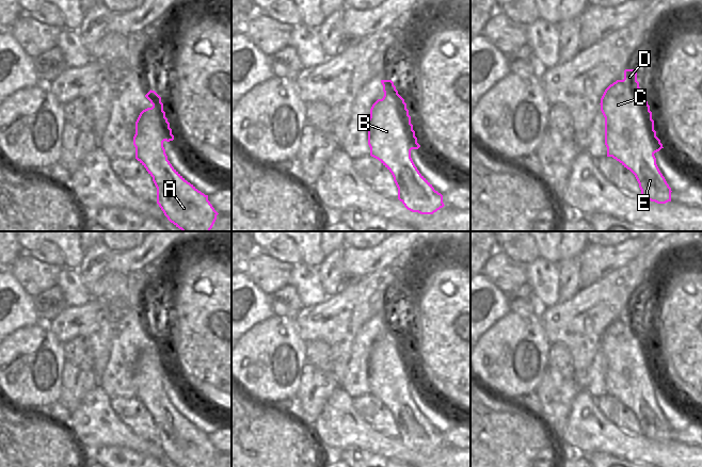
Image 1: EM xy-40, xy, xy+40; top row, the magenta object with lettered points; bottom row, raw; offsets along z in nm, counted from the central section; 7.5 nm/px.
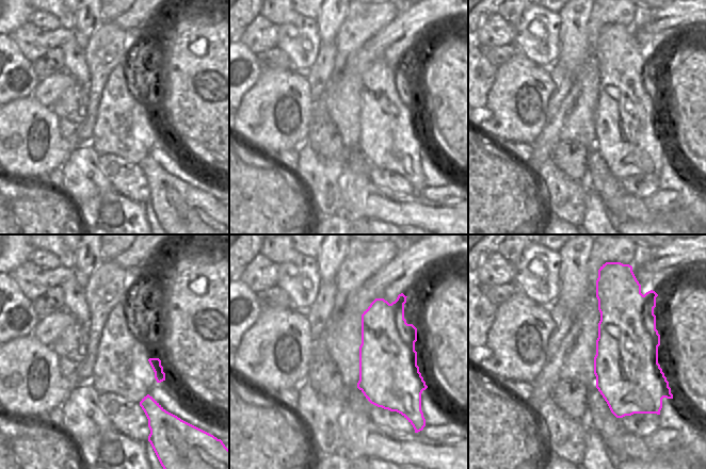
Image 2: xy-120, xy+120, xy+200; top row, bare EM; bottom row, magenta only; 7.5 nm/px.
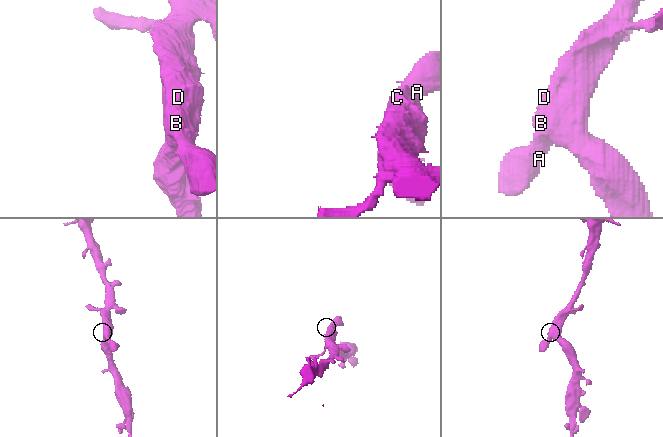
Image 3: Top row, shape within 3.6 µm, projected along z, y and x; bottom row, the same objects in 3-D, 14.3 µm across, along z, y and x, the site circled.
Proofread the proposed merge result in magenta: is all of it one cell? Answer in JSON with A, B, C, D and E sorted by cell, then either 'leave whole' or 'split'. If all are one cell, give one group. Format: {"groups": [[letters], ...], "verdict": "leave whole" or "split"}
{"groups": [["A", "B", "C", "D", "E"]], "verdict": "leave whole"}

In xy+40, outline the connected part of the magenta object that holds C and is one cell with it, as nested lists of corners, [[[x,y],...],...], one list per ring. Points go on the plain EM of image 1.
[[[625,308],[624,318],[617,319],[605,328],[600,343],[605,356],[607,396],[612,396],[635,414],[642,436],[657,442],[671,440],[671,426],[660,412],[654,394],[664,386],[656,375],[652,351],[645,336],[641,333],[637,310]]]

